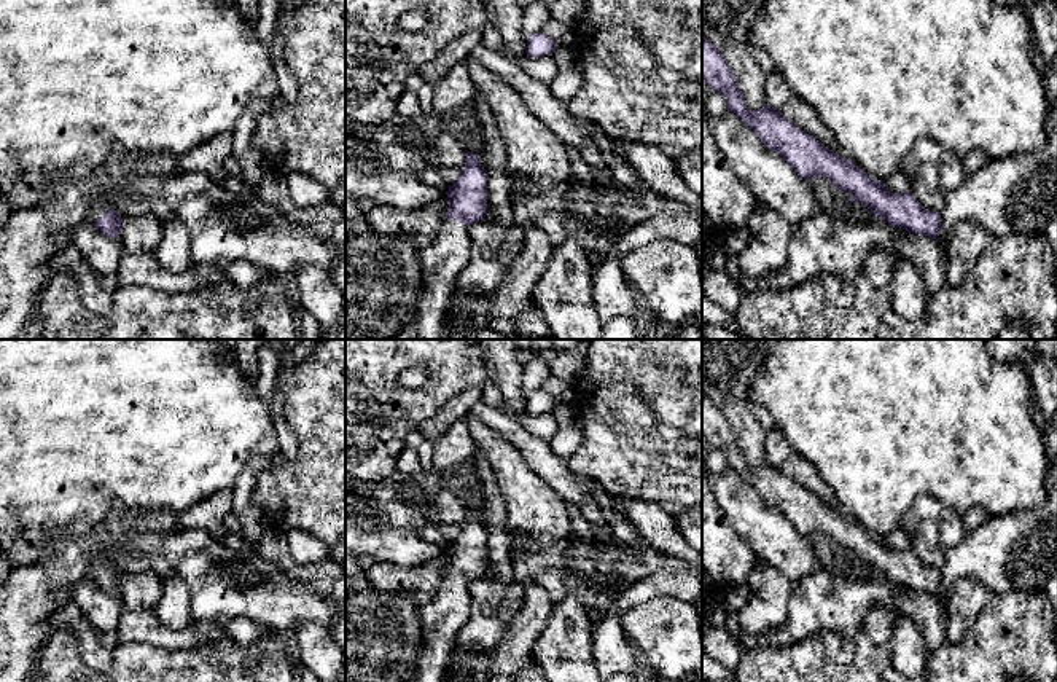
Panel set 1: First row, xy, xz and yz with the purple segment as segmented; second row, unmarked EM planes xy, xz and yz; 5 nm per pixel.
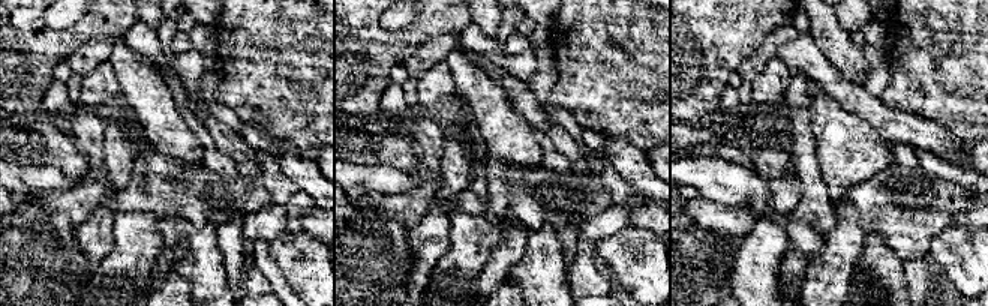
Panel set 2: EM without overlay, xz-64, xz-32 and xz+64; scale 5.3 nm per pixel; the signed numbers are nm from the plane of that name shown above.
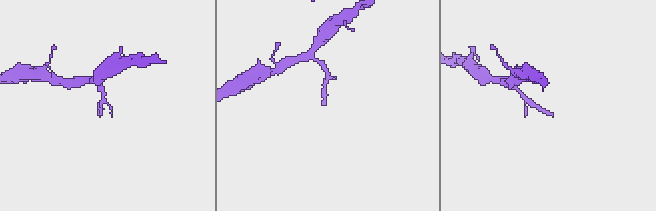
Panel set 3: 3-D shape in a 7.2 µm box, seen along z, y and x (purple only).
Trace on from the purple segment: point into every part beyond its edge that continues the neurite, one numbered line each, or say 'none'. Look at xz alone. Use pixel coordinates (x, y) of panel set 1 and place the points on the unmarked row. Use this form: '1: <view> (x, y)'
1: xz (444, 615)

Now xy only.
1: xy (99, 564)

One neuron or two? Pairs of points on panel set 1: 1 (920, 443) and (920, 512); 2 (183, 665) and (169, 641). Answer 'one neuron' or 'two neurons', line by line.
1: two neurons
2: two neurons

